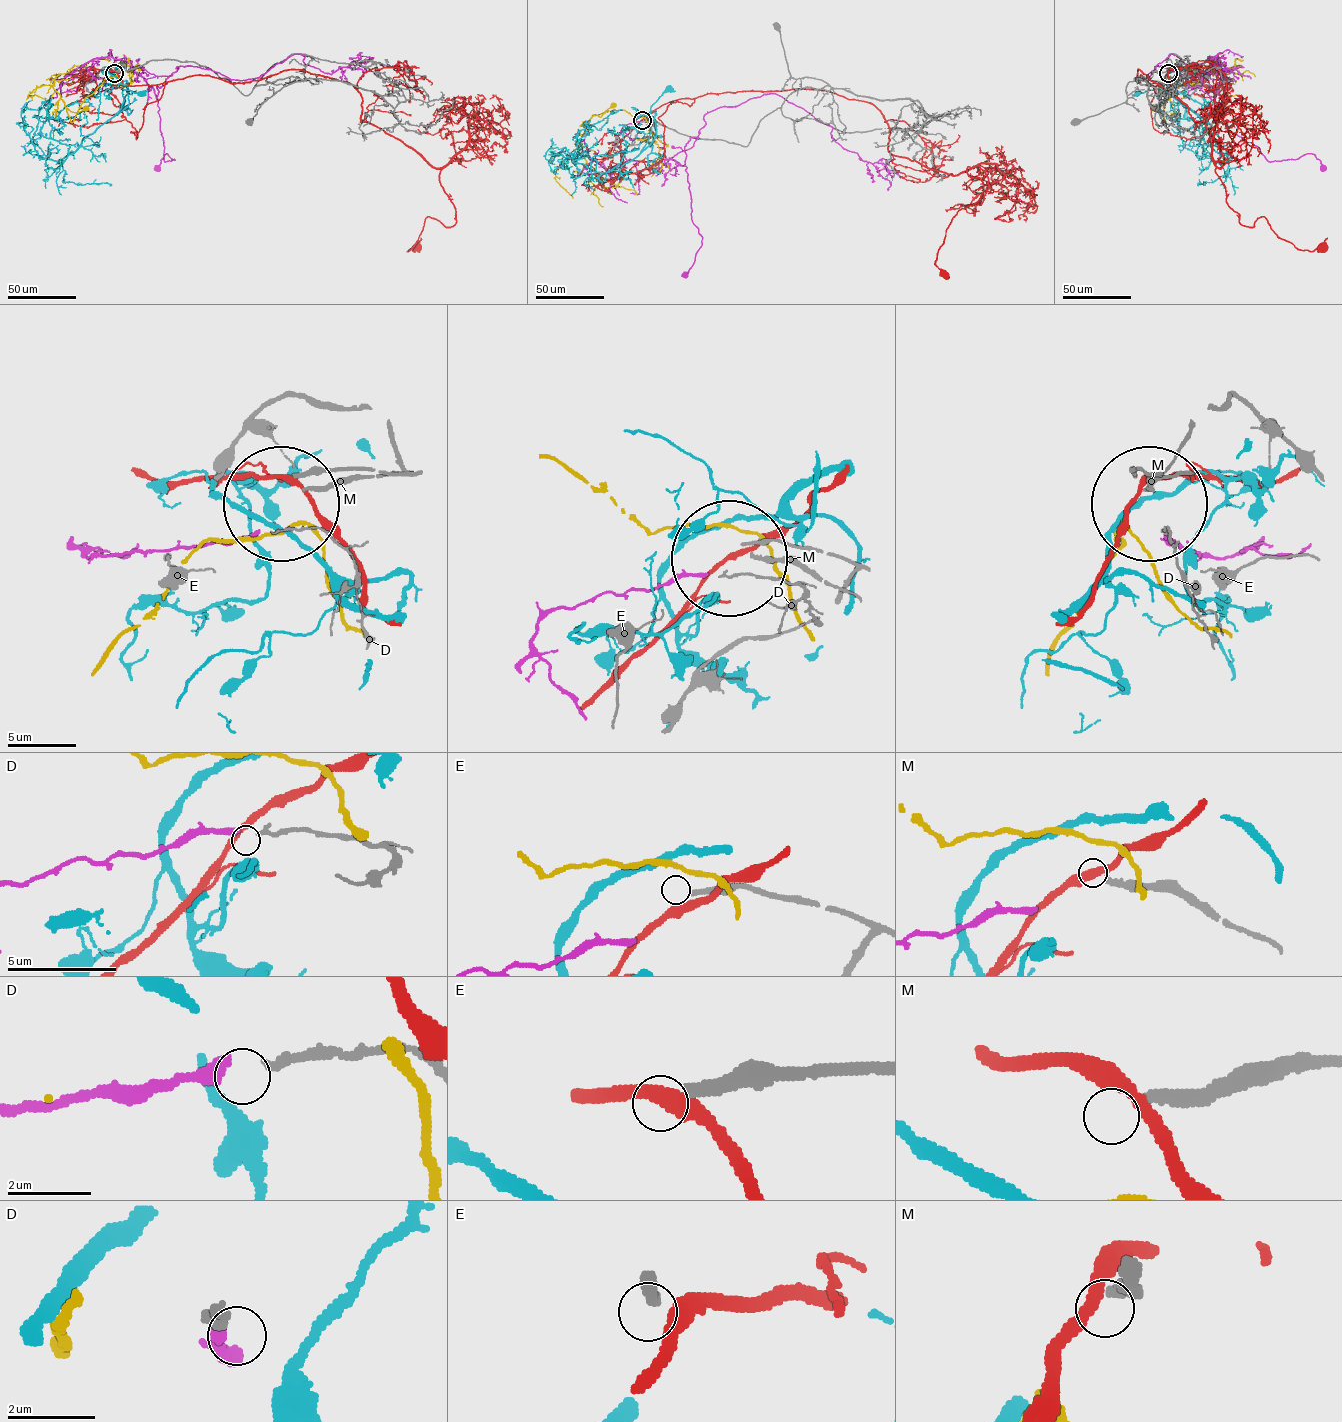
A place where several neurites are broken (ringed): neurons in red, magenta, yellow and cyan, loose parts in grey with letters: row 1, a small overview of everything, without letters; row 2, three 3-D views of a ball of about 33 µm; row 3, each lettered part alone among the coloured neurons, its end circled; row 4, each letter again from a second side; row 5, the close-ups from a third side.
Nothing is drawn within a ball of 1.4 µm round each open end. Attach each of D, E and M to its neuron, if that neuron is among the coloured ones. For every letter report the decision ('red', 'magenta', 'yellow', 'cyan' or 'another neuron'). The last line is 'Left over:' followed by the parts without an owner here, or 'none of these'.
D: magenta
E: another neuron
M: another neuron
Left over: E, M

